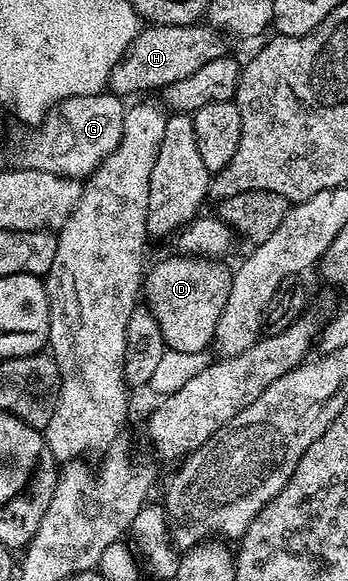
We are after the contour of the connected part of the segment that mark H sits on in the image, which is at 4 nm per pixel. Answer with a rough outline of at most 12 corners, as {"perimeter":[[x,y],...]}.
{"perimeter":[[208,22],[141,31],[111,91],[170,86],[226,52]]}

